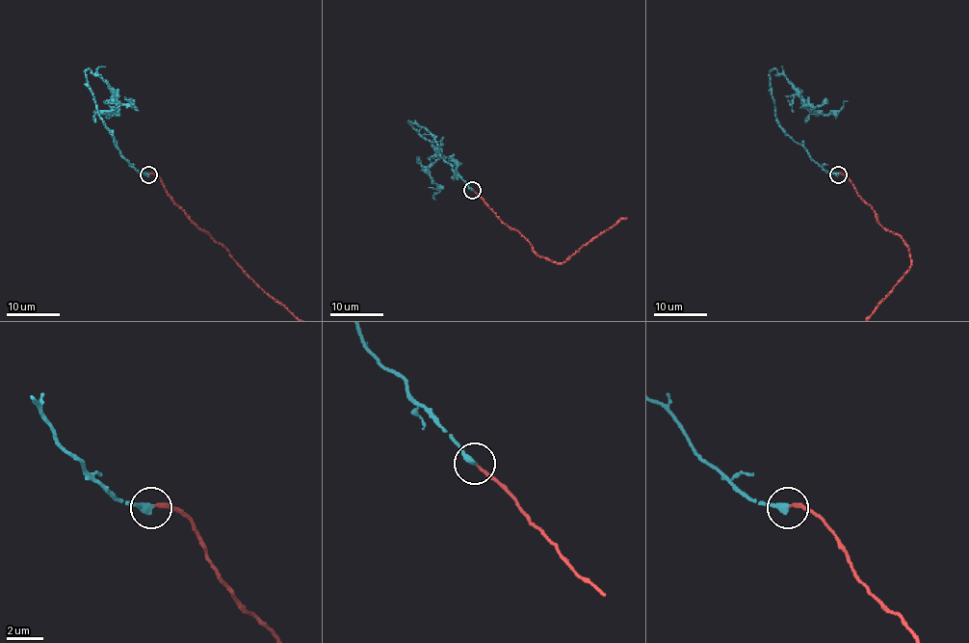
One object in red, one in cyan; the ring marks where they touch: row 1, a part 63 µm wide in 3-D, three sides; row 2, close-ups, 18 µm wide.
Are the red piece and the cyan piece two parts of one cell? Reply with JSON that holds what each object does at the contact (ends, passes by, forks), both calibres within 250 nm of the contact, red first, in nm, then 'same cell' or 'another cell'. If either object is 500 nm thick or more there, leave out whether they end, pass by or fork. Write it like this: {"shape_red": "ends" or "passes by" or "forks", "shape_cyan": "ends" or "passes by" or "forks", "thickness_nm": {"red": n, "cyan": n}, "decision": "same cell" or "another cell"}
{"shape_red": "ends", "shape_cyan": "ends", "thickness_nm": {"red": 190, "cyan": 360}, "decision": "same cell"}

